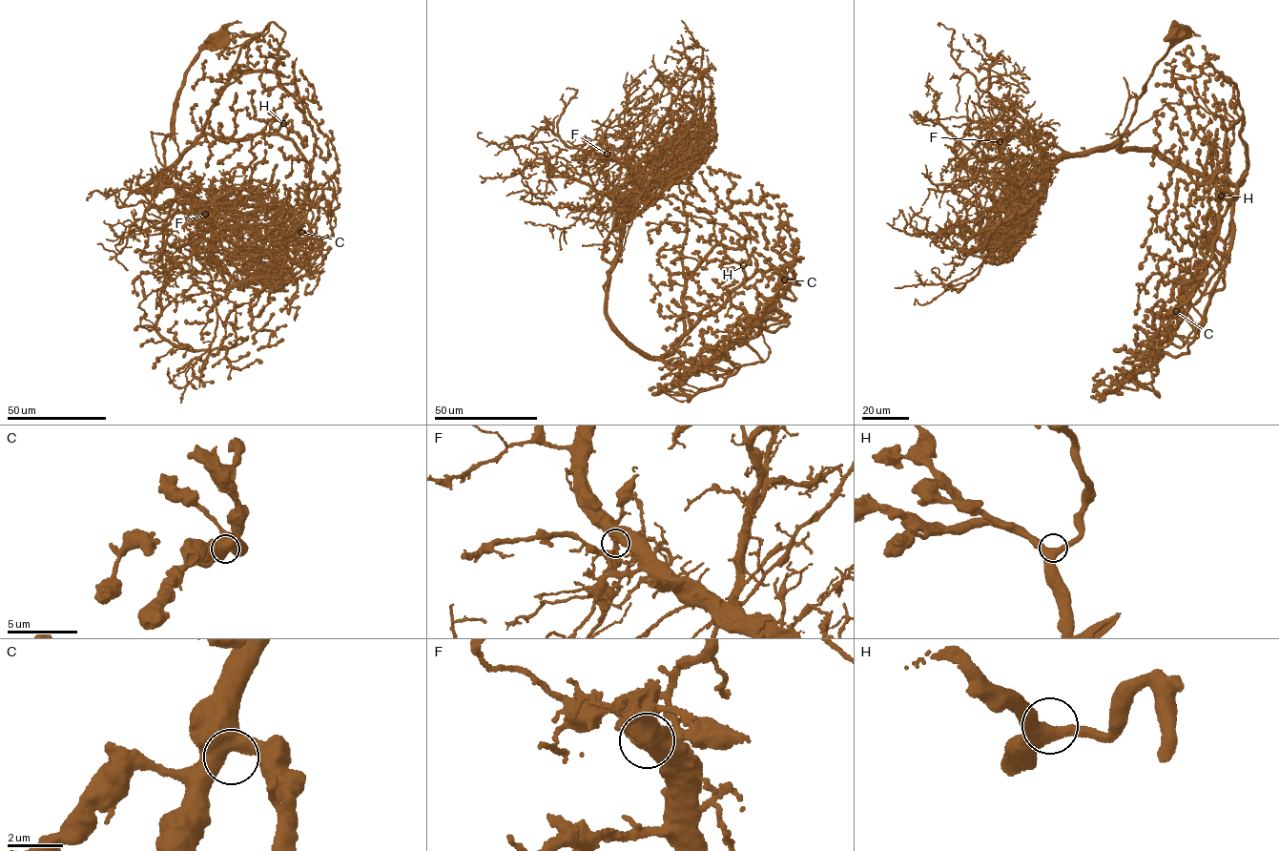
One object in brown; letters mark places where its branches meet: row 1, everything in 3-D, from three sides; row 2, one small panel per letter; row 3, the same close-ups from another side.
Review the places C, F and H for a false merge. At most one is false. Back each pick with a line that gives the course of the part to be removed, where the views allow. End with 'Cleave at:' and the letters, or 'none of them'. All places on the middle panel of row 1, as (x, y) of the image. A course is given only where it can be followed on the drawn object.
F: course (607, 155), (602, 169), (608, 163)
Cleave at: F

